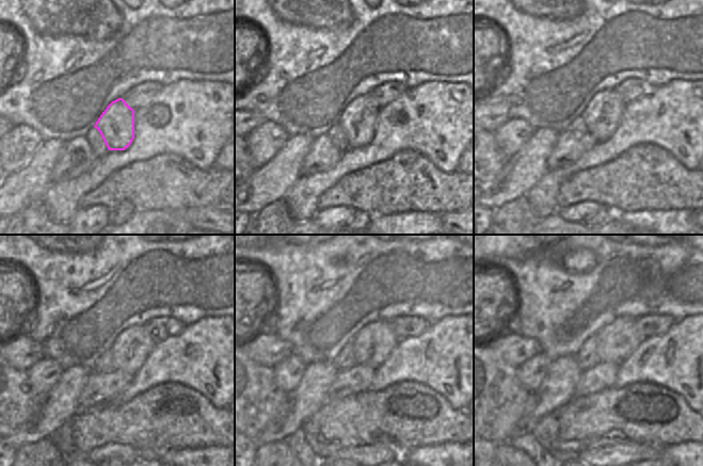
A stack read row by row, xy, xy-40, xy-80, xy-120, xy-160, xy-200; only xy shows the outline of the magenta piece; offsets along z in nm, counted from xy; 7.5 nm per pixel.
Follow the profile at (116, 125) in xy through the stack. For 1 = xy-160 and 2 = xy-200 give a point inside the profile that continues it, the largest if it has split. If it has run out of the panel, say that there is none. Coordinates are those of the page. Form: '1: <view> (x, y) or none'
1: xy-160 (372, 343)
2: xy-200 (617, 340)

